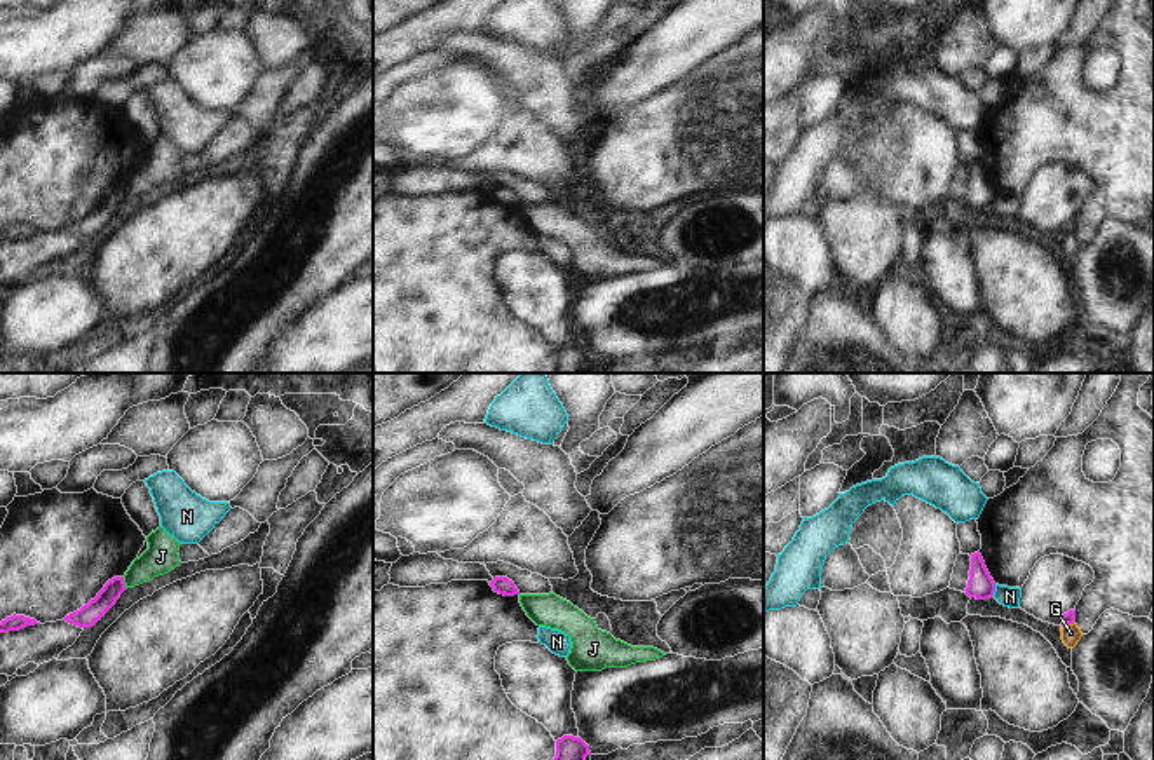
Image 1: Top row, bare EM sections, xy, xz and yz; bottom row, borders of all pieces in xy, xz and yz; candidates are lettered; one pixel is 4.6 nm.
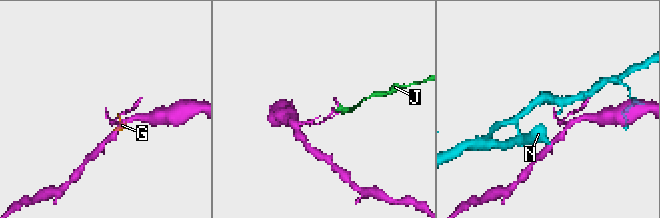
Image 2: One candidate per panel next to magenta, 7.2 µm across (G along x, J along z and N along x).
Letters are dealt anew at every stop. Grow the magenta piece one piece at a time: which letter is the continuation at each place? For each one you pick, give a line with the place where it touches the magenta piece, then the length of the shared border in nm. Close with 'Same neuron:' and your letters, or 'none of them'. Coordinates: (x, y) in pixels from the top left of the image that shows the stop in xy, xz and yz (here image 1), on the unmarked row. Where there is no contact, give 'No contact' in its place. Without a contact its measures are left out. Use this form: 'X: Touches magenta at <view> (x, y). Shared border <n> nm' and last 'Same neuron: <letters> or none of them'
Same neuron: none of them.

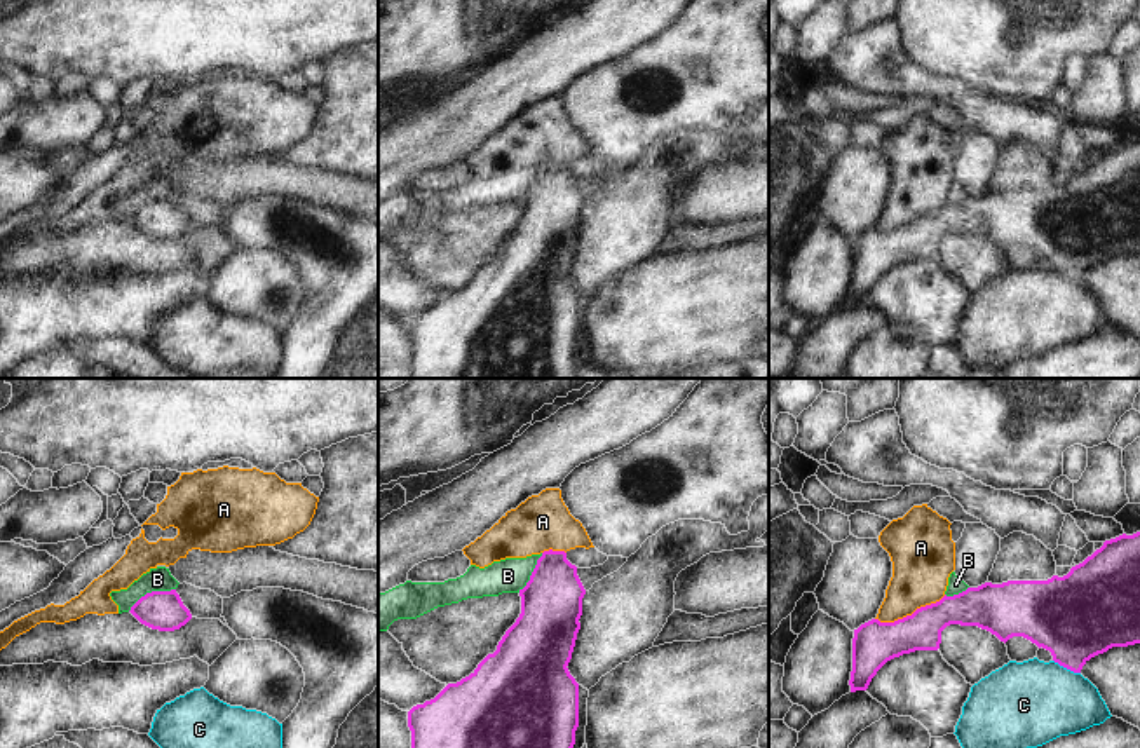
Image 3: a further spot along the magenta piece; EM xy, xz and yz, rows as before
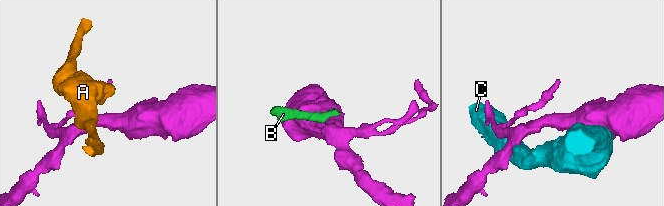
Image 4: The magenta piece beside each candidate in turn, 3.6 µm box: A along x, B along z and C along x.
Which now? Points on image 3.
Same neuron: none of them.

